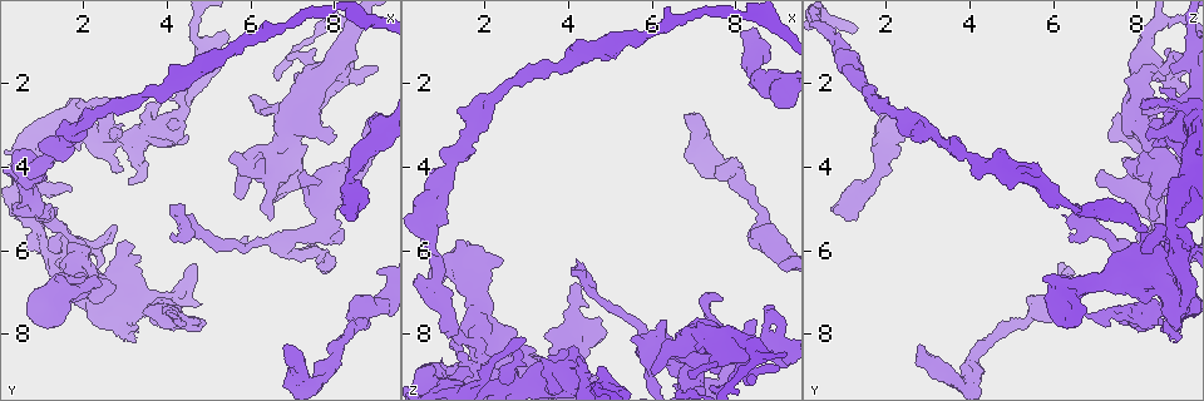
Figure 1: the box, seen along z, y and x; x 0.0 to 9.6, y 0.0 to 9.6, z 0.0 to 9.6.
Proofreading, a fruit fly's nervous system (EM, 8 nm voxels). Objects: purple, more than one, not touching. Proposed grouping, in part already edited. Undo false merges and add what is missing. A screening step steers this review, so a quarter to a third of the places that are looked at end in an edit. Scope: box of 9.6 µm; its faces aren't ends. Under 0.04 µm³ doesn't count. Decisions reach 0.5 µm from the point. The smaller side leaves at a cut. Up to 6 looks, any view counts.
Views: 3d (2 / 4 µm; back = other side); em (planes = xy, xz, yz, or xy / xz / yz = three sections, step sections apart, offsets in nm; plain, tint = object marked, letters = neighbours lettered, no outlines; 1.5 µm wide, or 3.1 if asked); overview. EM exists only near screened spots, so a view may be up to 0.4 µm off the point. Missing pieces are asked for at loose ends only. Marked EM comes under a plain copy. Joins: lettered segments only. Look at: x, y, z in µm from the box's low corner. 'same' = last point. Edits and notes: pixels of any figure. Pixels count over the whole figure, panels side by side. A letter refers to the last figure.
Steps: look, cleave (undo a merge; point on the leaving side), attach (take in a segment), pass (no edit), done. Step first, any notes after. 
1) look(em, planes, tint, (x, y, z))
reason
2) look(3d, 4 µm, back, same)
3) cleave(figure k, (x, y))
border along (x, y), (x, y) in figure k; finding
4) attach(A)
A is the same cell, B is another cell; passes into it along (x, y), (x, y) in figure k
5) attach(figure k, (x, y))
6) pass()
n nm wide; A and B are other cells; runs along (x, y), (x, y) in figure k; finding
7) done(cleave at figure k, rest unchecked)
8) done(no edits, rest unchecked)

look(3d, 4 µm, (4.70, 7.60, 7.65))
branch stops here

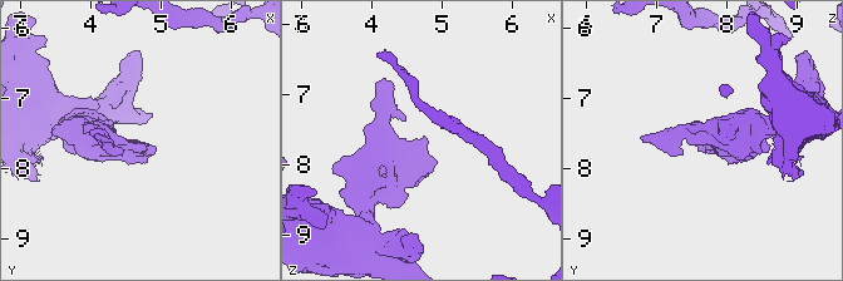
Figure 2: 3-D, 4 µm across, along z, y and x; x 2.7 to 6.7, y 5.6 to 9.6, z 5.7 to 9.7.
look(em, yz, step 8, letters, (4.70, 7.70, 7.60))

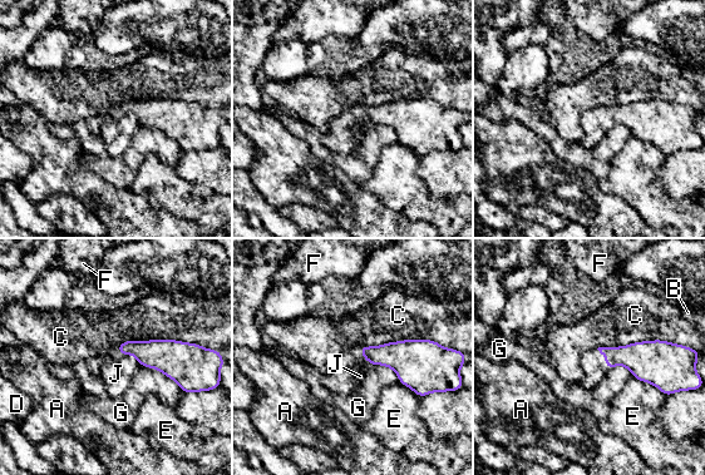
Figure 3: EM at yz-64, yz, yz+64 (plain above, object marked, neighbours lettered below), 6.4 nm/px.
pass()
C touches over 550 nm; A, B, C, D, E, F, G and J are other cells; none of them fits

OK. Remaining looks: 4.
look(em, planes, tint, (3.20, 5.90, 8.50))
an open end

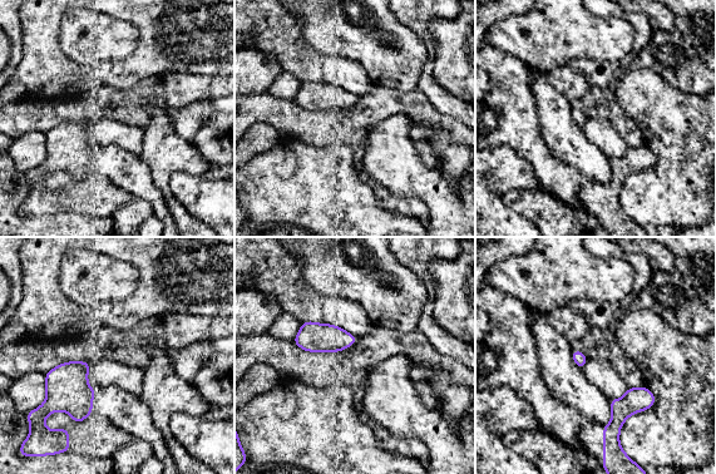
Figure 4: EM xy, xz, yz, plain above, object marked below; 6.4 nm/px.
look(em, planes, letters, same)
what lies round it

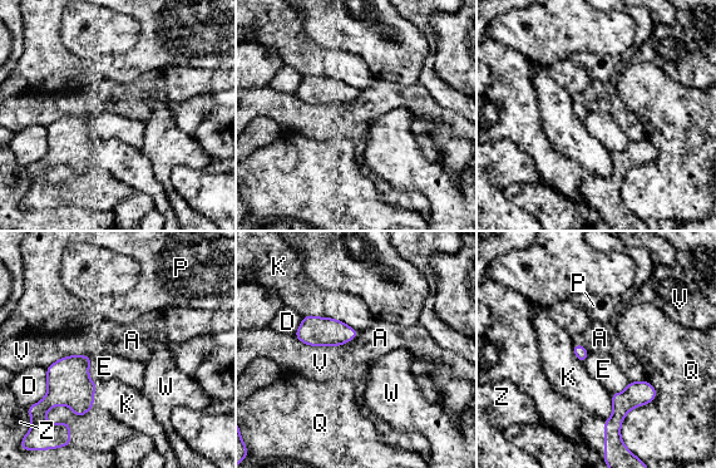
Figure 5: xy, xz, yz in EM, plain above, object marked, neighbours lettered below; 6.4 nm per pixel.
pass()
Q touches over 400 nm; A, D, E, K, P, Q, V, W and Z are other cells; none of them fits

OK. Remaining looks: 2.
look(em, planes, letters, (2.95, 2.55, 8.10))
free end

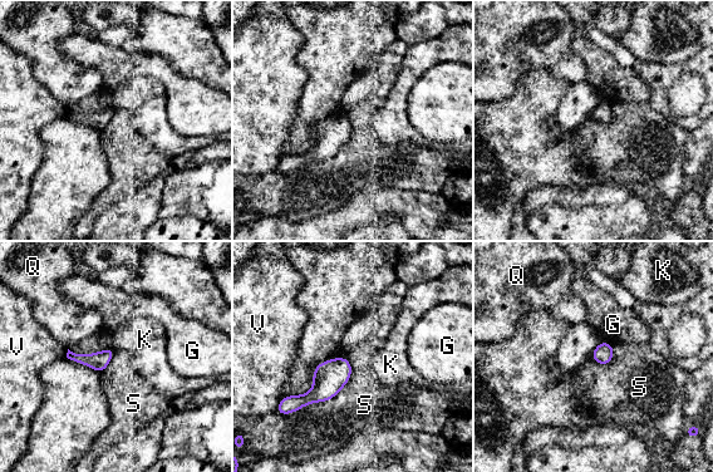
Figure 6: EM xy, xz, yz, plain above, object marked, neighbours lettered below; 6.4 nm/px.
pass()
S touches over 550 nm; G, K, Q, S and V are other cells; border along (353, 372), (333, 397), (284, 414) in figure 6; none of them fits

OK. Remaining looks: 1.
done(no edits, rest unchecked)

